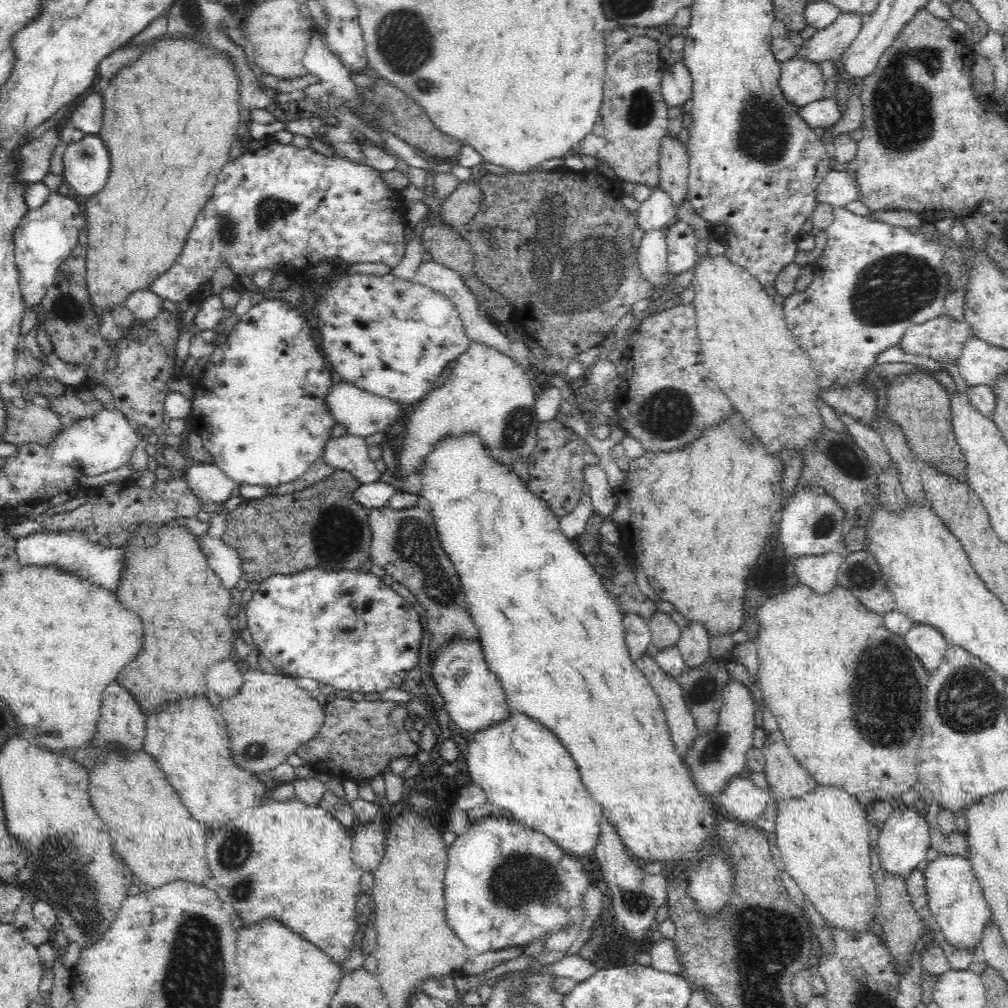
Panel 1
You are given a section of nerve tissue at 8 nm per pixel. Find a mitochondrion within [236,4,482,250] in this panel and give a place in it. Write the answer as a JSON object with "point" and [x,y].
{"point":[401,41]}

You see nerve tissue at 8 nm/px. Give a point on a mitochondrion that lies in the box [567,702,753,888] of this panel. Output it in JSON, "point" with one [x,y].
{"point":[710,752]}

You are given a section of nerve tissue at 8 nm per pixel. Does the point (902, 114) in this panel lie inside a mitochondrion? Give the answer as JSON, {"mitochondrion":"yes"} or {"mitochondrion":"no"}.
{"mitochondrion":"yes"}

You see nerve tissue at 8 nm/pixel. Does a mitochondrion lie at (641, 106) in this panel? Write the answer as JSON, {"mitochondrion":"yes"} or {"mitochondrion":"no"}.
{"mitochondrion":"yes"}

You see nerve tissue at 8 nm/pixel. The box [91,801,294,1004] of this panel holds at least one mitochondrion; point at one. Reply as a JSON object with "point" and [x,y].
{"point":[235,851]}

